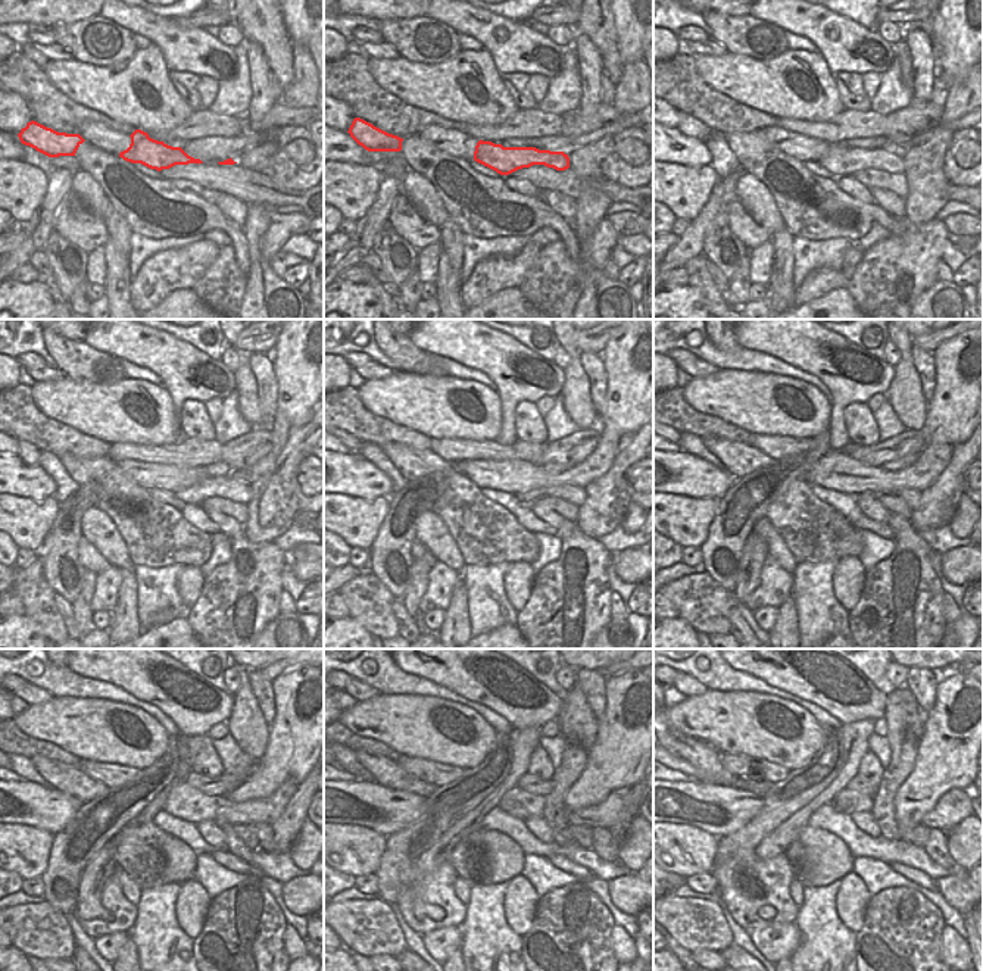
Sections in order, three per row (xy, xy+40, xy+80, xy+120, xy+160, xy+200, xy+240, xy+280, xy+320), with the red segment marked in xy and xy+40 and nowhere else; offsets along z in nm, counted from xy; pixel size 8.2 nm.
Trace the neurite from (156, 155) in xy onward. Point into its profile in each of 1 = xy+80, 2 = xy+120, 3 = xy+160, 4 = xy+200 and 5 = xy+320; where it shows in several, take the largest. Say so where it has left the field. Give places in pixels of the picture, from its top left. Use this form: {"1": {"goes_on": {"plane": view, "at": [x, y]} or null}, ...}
{"1": {"goes_on": {"plane": "xy+80", "at": [839, 161]}}, "2": {"goes_on": {"plane": "xy+120", "at": [225, 487]}}, "3": {"goes_on": {"plane": "xy+160", "at": [576, 495]}}, "4": {"goes_on": {"plane": "xy+200", "at": [911, 496]}}, "5": {"goes_on": {"plane": "xy+320", "at": [936, 848]}}}

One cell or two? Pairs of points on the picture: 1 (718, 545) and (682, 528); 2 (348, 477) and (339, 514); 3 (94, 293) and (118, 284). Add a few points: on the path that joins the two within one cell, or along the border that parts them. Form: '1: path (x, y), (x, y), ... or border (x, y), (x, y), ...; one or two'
1: border (714, 505), (714, 518), (708, 536), (699, 548); two
2: border (339, 492), (364, 499), (377, 498); two
3: border (103, 286), (105, 294); two

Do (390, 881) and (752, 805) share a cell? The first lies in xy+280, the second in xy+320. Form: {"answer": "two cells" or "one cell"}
{"answer": "two cells"}

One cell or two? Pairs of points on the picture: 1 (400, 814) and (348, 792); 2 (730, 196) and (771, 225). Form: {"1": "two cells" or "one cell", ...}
{"1": "one cell", "2": "two cells"}

